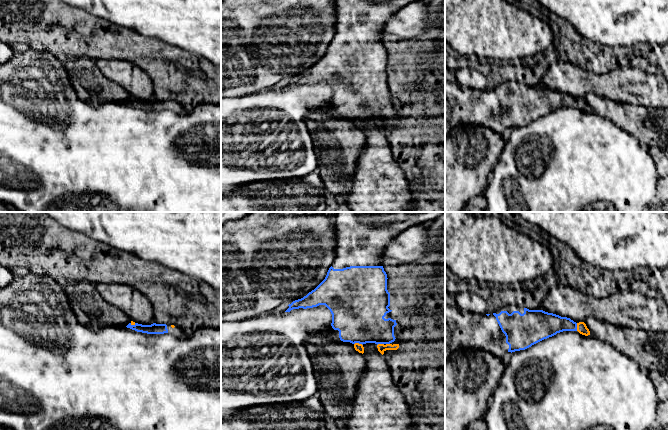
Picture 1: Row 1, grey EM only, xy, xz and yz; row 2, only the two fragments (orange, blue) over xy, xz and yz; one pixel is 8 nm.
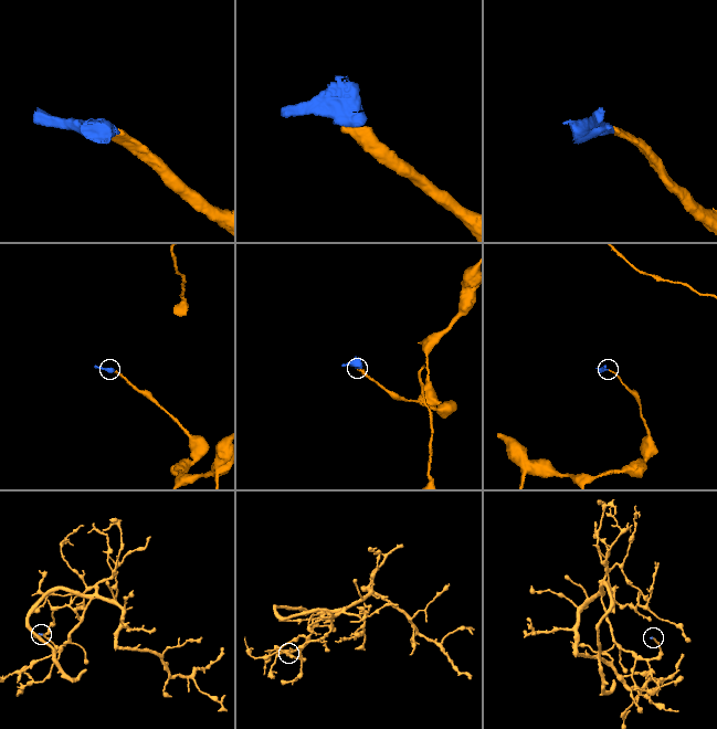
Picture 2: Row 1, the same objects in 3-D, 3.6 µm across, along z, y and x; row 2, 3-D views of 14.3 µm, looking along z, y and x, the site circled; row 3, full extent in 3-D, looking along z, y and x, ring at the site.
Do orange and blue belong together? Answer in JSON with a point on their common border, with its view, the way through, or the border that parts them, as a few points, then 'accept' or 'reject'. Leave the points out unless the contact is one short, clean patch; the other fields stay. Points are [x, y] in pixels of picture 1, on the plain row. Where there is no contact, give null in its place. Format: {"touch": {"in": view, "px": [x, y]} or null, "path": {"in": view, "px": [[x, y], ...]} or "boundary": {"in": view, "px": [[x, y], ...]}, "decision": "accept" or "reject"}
{"touch": {"in": "xz", "px": [358, 119]}, "path": {"in": "xz", "px": [[358, 123], [358, 119], [358, 88]]}, "decision": "accept"}

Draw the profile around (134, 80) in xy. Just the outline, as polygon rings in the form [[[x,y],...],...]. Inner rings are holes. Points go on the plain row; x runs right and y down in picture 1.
[[[119,59],[96,60],[99,71],[109,80],[122,86],[131,97],[151,101],[154,99],[153,82],[141,68]]]

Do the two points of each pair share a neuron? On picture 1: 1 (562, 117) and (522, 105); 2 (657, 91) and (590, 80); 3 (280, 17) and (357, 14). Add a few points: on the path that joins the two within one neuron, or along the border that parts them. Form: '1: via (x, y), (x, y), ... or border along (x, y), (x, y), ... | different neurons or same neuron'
1: border along (572, 107), (557, 108), (532, 120), (528, 124) | different neurons
2: via (640, 88), (633, 85), (607, 85) | same neuron
3: border along (338, 10), (335, 34), (332, 38) | different neurons

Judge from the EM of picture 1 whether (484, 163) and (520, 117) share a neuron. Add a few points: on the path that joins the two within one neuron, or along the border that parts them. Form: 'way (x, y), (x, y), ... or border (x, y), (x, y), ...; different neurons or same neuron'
border (477, 125), (489, 127), (499, 134); different neurons

